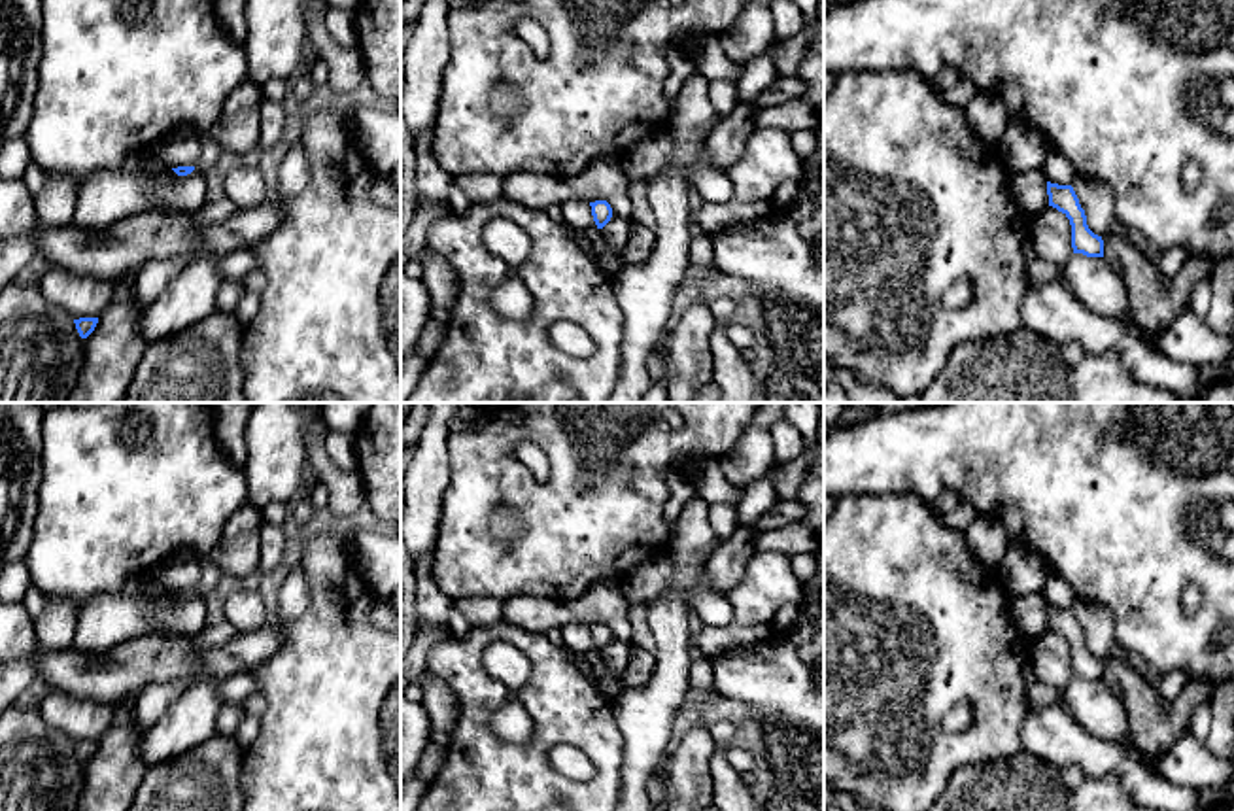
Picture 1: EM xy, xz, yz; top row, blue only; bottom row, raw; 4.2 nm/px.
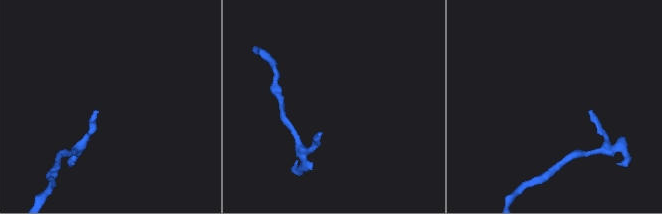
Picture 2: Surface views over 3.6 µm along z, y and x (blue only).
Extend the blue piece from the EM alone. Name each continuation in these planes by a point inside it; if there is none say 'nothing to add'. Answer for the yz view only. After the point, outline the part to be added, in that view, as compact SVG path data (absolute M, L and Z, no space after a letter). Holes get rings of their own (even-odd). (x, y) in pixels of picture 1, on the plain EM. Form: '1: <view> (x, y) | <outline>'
nothing to add

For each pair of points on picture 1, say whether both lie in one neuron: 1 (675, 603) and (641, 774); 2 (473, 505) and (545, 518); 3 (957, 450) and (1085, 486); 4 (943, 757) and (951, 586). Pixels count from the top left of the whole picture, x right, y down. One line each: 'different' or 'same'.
1: same
2: same
3: same
4: same

